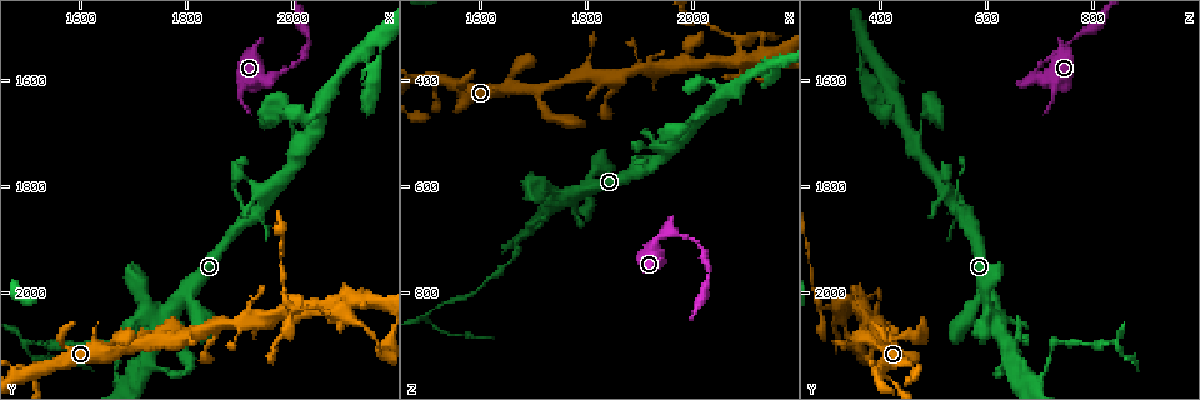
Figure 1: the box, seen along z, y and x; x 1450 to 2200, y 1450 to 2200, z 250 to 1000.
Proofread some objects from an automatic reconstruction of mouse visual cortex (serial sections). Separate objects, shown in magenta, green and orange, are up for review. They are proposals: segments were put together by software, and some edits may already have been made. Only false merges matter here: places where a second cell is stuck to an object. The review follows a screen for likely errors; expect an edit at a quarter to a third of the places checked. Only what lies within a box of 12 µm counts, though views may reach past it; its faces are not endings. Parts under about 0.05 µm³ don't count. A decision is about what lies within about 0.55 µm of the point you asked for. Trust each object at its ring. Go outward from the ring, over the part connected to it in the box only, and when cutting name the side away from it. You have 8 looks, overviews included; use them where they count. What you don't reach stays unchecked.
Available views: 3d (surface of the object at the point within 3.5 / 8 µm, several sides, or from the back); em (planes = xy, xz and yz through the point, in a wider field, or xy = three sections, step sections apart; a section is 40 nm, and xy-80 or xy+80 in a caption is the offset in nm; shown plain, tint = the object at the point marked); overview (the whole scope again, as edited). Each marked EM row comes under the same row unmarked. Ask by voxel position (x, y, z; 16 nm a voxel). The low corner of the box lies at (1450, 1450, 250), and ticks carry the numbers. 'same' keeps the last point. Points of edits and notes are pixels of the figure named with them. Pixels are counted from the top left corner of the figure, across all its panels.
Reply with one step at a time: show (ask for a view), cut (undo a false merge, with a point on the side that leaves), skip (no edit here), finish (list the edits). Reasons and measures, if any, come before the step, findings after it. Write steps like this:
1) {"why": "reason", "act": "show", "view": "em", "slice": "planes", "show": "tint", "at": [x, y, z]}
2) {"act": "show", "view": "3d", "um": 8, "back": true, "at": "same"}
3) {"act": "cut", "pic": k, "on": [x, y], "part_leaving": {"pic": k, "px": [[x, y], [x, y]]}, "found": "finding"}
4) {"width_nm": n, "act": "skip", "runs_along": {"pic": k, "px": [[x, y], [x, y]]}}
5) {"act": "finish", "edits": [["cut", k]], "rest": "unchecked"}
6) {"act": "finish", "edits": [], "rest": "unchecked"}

{"why": "sharp bend", "act": "show", "view": "em", "slice": "xy", "step": 3, "show": "tint", "at": [1665, 2160, 705]}

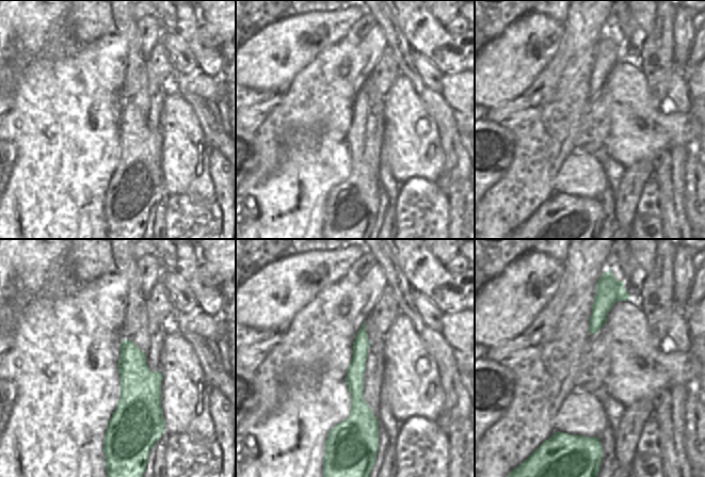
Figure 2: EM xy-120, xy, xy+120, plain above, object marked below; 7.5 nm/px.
{"why": "wider look", "act": "show", "view": "3d", "um": 3.5, "at": "same"}

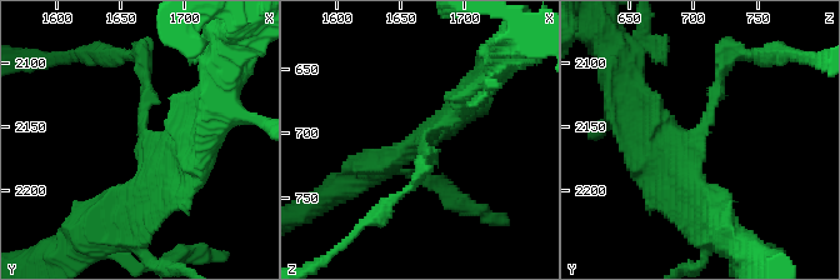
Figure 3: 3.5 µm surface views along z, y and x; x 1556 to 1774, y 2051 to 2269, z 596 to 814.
{"act": "skip", "found": "all the same cell"}

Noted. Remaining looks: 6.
{"why": "calibre changes", "act": "show", "view": "3d", "um": 3.5, "at": [1955, 1595, 685]}

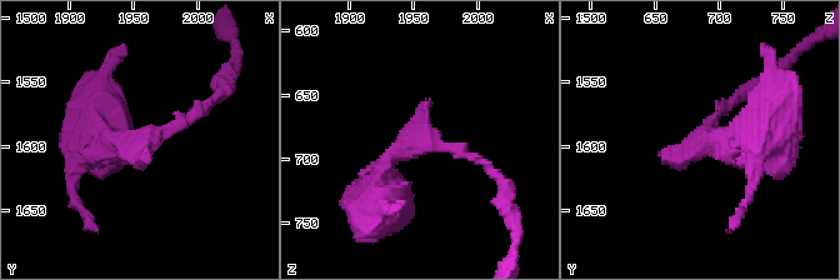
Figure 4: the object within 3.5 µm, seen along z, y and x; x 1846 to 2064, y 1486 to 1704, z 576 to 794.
{"act": "show", "view": "em", "slice": "xy", "step": 1, "show": "tint", "at": [1954, 1598, 688]}

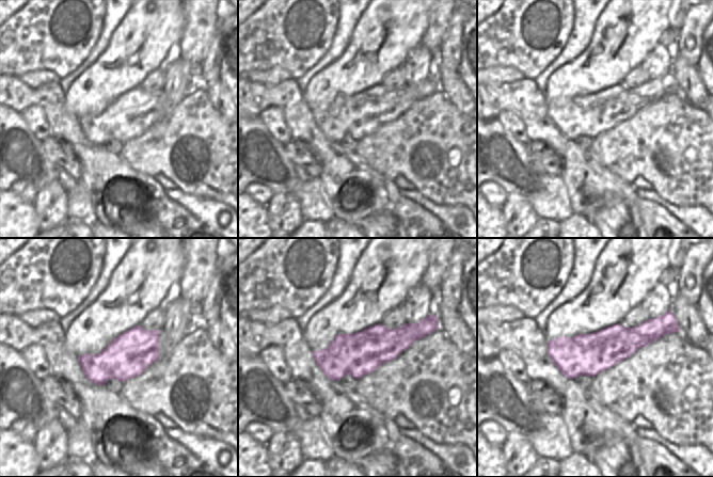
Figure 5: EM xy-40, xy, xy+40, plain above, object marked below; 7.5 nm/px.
{"act": "cut", "pic": 4, "on": [206, 105], "part_leaving": {"pic": 4, "px": [[168, 129], [221, 94], [233, 68]]}, "found": "a second cell is stuck on"}

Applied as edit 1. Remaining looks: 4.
{"why": "calibre changes", "act": "show", "view": "3d", "um": 8, "at": [2080, 2020, 360]}

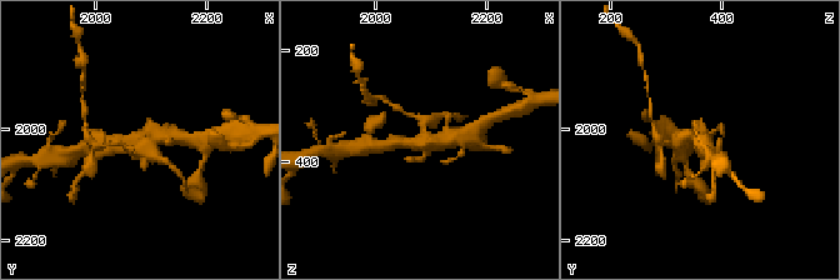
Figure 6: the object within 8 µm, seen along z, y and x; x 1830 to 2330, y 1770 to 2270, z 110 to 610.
{"why": "shape alone is not enough", "act": "show", "view": "em", "slice": "xy", "step": 1, "show": "tint", "at": [2085, 2020, 355]}

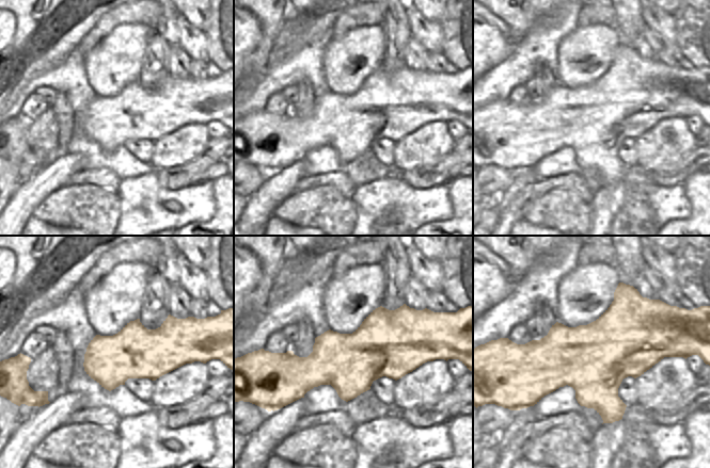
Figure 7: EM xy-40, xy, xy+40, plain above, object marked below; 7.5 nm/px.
{"act": "cut", "pic": 6, "on": [156, 154], "part_leaving": {"pic": 6, "px": [[424, 120], [406, 115], [384, 98]]}, "found": "two cells meet here"}

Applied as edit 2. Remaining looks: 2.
{"act": "finish", "edits": [["cut", 4], ["cut", 6]], "rest": "unchecked"}

